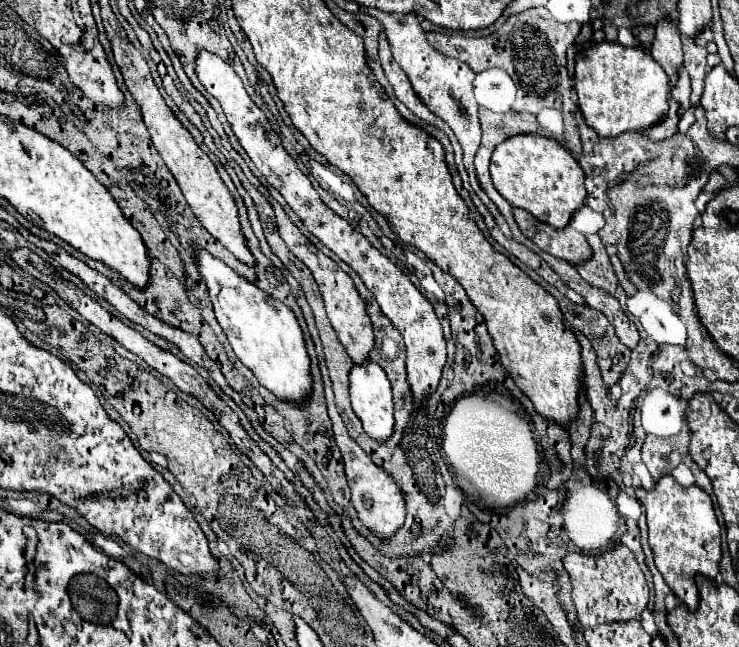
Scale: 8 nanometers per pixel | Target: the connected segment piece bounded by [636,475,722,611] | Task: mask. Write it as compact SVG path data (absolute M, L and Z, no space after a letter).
M664 475L652 491L638 487L636 499L646 509L650 547L654 551L654 563L658 571L662 573L666 585L674 591L674 595L684 601L690 611L694 611L698 607L698 589L694 577L716 577L722 557L720 525L716 521L708 493L704 493L696 485L682 487L672 475Z

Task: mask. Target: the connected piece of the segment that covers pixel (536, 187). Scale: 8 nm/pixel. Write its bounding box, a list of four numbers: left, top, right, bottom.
[490,133,586,229]

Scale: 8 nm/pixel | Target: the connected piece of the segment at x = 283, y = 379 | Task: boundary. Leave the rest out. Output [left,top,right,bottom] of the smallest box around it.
[192,247,312,403]

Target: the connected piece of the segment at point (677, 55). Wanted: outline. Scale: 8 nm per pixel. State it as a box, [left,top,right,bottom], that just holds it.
[650,19,682,87]

